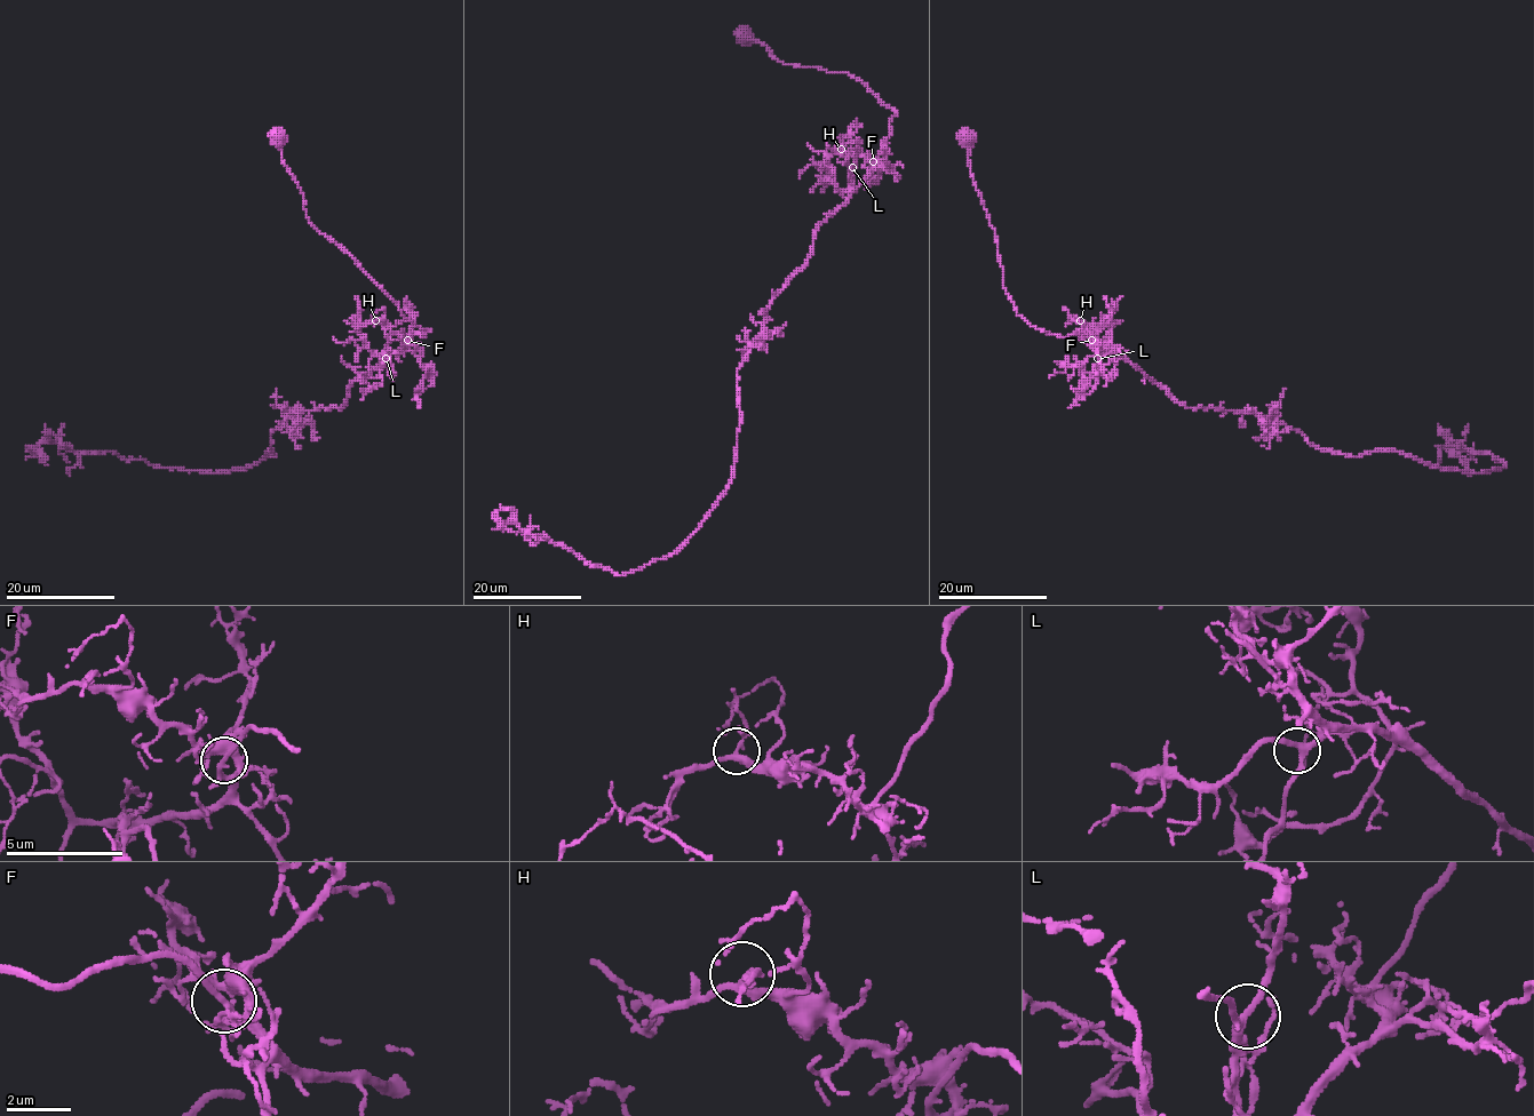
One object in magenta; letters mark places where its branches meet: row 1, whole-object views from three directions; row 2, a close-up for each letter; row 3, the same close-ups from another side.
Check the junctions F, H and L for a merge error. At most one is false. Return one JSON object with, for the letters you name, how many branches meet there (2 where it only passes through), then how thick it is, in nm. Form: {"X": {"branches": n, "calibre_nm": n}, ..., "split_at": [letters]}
{"split_at": []}

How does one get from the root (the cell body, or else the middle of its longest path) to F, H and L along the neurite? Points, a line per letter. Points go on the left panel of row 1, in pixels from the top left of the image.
F: (277, 138), (308, 220), (355, 258), (403, 316), (429, 331), (407, 341)
H: (277, 138), (308, 220), (355, 258), (403, 316), (429, 331), (423, 337), (415, 333), (402, 337), (375, 320)
L: (277, 138), (308, 220), (403, 316), (429, 331), (414, 333), (403, 351), (386, 358)

